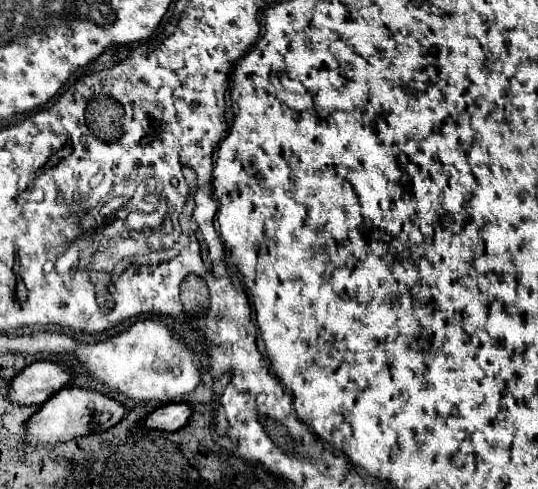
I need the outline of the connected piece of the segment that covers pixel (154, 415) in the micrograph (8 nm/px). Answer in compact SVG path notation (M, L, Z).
M168 403L140 419L140 427L158 431L176 431L188 423L192 409L186 403Z

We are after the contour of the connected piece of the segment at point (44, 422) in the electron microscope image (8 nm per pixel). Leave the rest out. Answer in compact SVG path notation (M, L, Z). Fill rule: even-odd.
M76 387L60 389L48 401L44 401L40 405L40 409L28 419L24 441L32 443L32 445L58 445L64 441L80 439L90 433L106 431L112 425L116 425L124 415L126 415L124 405L120 405L118 401L114 401L98 391L76 389Z

